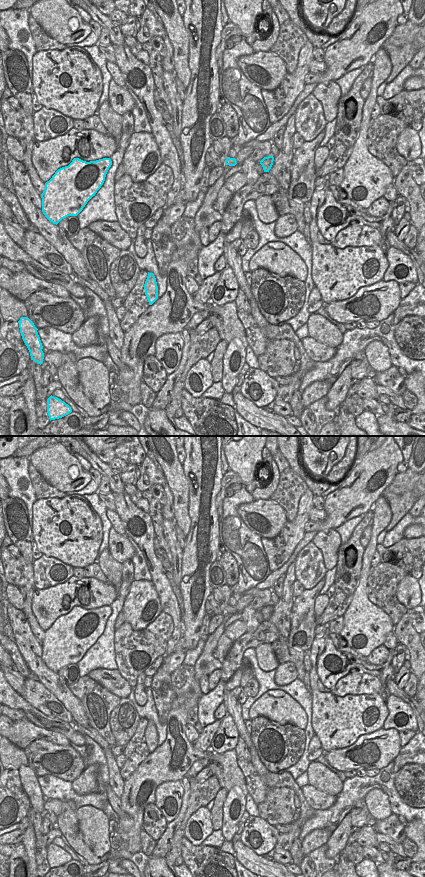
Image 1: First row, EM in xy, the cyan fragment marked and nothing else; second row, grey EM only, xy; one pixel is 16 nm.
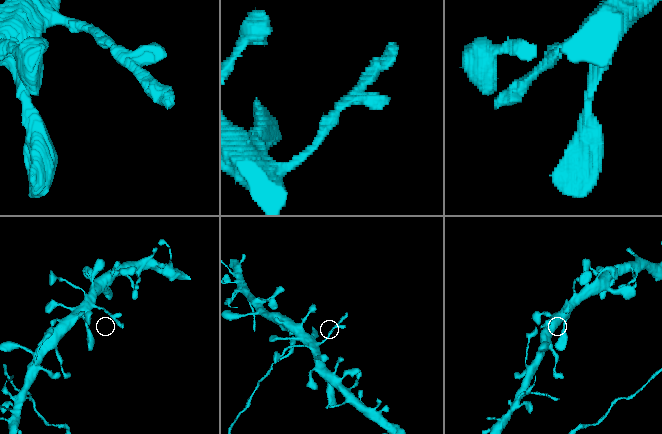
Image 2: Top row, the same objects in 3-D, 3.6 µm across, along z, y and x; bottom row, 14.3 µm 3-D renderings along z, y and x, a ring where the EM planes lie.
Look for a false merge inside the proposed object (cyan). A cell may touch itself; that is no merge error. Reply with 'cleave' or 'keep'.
keep

